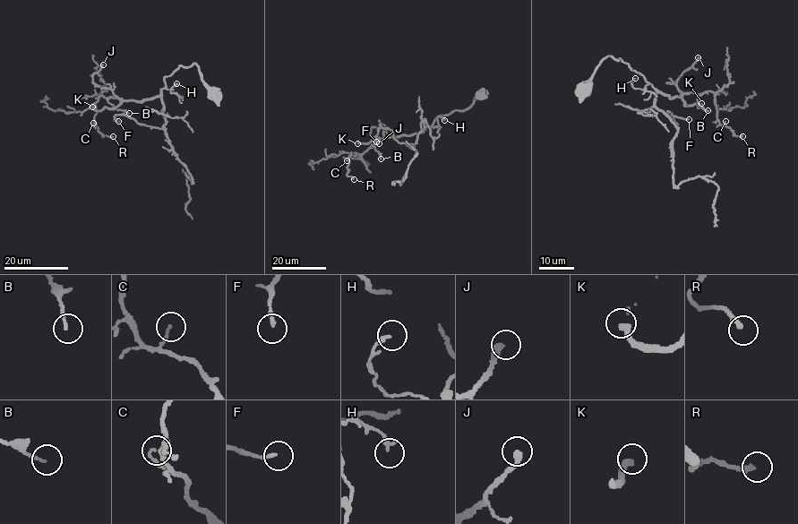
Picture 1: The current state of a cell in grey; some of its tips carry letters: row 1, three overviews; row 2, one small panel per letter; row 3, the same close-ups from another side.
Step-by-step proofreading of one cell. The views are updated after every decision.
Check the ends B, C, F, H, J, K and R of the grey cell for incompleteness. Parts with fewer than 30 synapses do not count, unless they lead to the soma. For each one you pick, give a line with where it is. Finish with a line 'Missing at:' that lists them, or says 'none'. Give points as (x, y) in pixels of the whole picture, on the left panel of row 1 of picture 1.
J: Place: (103, 64)
K: Place: (92, 107)
Missing at: J, K

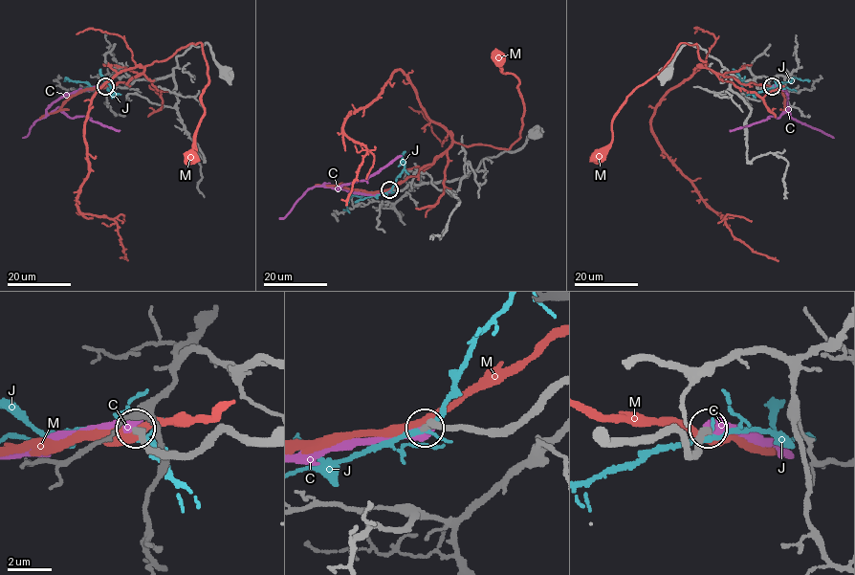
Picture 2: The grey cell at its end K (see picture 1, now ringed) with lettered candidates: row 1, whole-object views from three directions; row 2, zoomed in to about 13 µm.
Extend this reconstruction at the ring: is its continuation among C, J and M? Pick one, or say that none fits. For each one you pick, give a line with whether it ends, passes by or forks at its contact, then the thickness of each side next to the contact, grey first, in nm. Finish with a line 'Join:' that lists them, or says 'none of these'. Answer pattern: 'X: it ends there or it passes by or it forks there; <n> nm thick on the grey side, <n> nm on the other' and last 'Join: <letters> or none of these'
C: it ends there; 360 nm thick on the grey side, 550 nm on the other
Join: C

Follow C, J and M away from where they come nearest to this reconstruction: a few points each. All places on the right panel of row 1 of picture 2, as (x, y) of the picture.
C: (772, 86), (786, 90), (789, 113), (789, 107), (778, 118), (769, 116), (763, 121), (730, 130)
J: (771, 87), (782, 86), (792, 78), (810, 80)
M: (772, 87), (723, 77), (706, 66), (696, 44), (682, 42), (626, 98), (612, 123), (611, 145), (600, 158)

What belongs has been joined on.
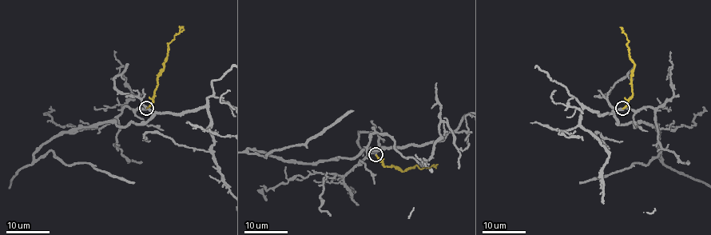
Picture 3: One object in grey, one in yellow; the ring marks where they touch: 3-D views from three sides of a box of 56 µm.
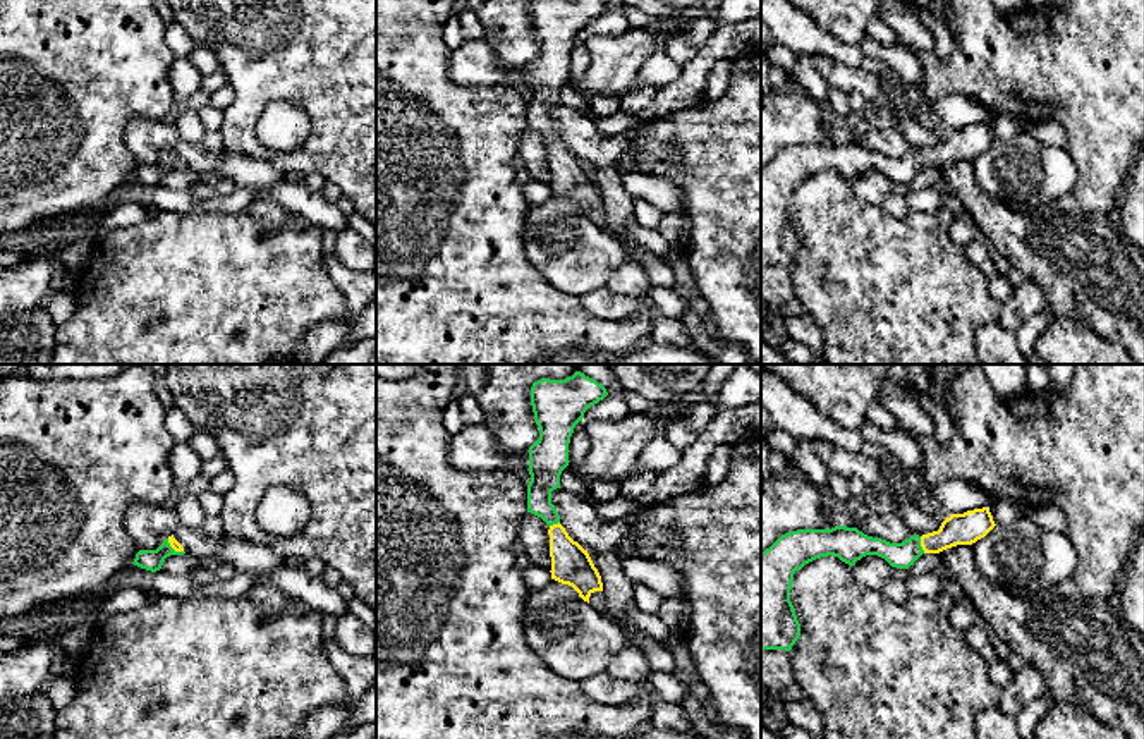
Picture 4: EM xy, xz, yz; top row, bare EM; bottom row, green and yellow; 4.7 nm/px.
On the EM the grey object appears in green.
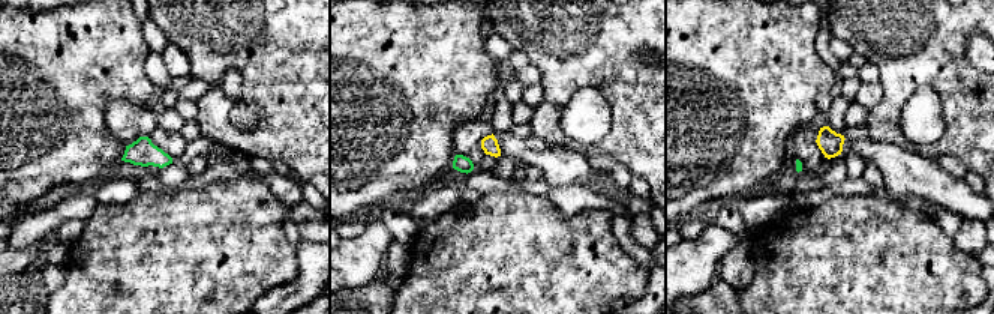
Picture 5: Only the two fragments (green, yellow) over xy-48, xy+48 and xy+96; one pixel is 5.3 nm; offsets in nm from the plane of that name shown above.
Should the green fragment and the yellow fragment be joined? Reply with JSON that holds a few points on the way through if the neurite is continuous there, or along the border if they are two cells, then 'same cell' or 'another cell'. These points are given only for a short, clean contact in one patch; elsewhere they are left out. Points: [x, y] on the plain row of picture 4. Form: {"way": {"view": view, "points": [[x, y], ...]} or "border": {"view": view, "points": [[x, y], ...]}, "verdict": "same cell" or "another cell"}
{"way": {"view": "yz", "points": [[902, 171], [919, 160], [966, 143]]}, "verdict": "same cell"}

